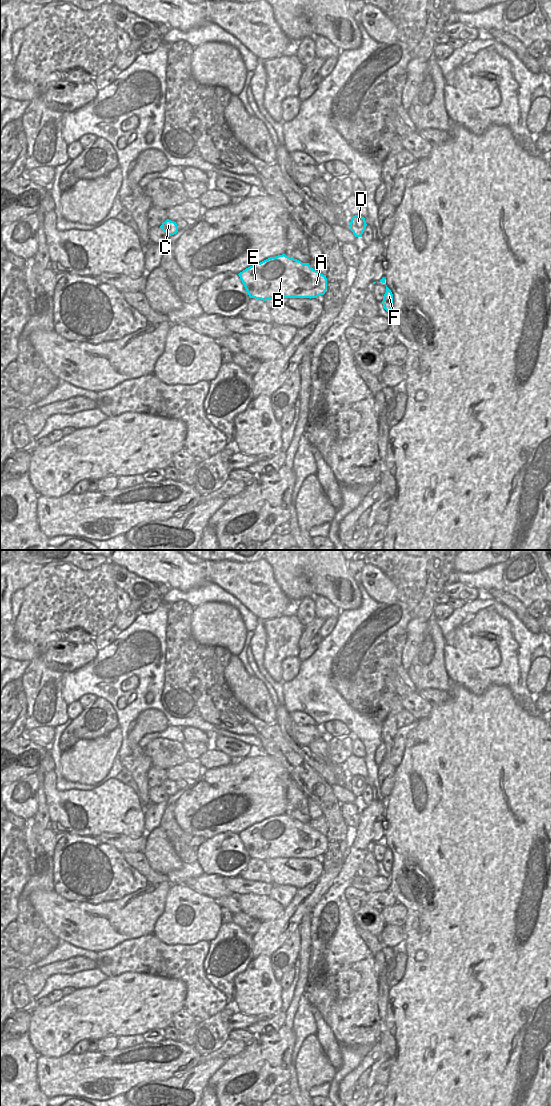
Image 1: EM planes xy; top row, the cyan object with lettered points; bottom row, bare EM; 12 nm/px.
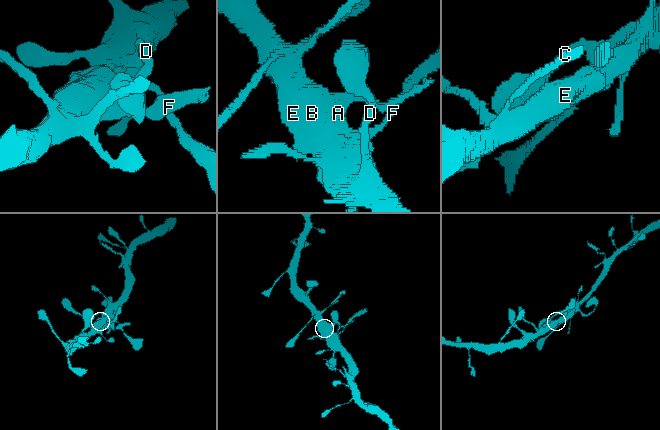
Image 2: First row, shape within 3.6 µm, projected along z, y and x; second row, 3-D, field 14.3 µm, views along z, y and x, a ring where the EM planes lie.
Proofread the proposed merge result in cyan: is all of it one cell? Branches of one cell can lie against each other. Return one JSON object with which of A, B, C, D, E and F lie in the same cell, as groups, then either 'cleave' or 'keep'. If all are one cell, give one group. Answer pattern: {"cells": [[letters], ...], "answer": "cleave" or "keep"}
{"cells": [["A", "B", "C", "D", "E", "F"]], "answer": "keep"}

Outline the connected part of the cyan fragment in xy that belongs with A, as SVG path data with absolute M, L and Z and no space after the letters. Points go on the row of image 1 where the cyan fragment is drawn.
M285 254L256 263L238 275L249 297L263 301L272 298L317 298L327 290L326 275L314 270L309 263L302 263Z

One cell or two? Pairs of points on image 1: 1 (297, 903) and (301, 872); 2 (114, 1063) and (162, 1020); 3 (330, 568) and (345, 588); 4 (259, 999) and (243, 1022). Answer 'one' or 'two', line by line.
1: two
2: two
3: one
4: two

